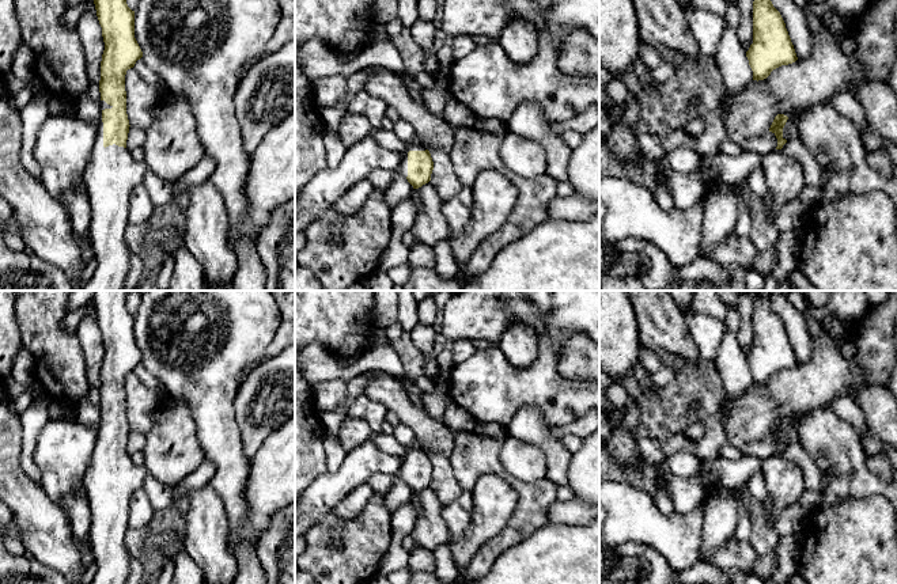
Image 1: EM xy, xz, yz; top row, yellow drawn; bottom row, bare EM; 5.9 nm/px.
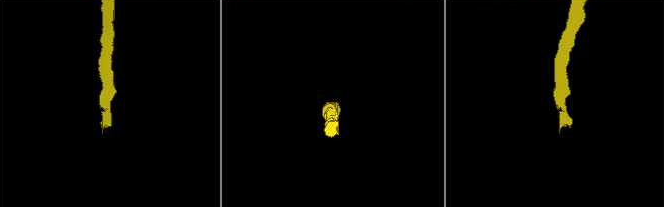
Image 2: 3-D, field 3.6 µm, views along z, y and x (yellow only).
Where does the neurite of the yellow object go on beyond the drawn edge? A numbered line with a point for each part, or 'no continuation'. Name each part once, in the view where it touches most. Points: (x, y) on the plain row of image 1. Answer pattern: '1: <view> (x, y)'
1: xy (112, 478)

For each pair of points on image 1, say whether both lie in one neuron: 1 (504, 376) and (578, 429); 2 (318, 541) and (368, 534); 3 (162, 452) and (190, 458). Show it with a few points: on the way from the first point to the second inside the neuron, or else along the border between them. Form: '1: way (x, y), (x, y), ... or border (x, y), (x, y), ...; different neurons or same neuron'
1: border (585, 412), (566, 427); different neurons
2: way (330, 530), (347, 530), (356, 534); same neuron
3: way (169, 452), (184, 454); same neuron

